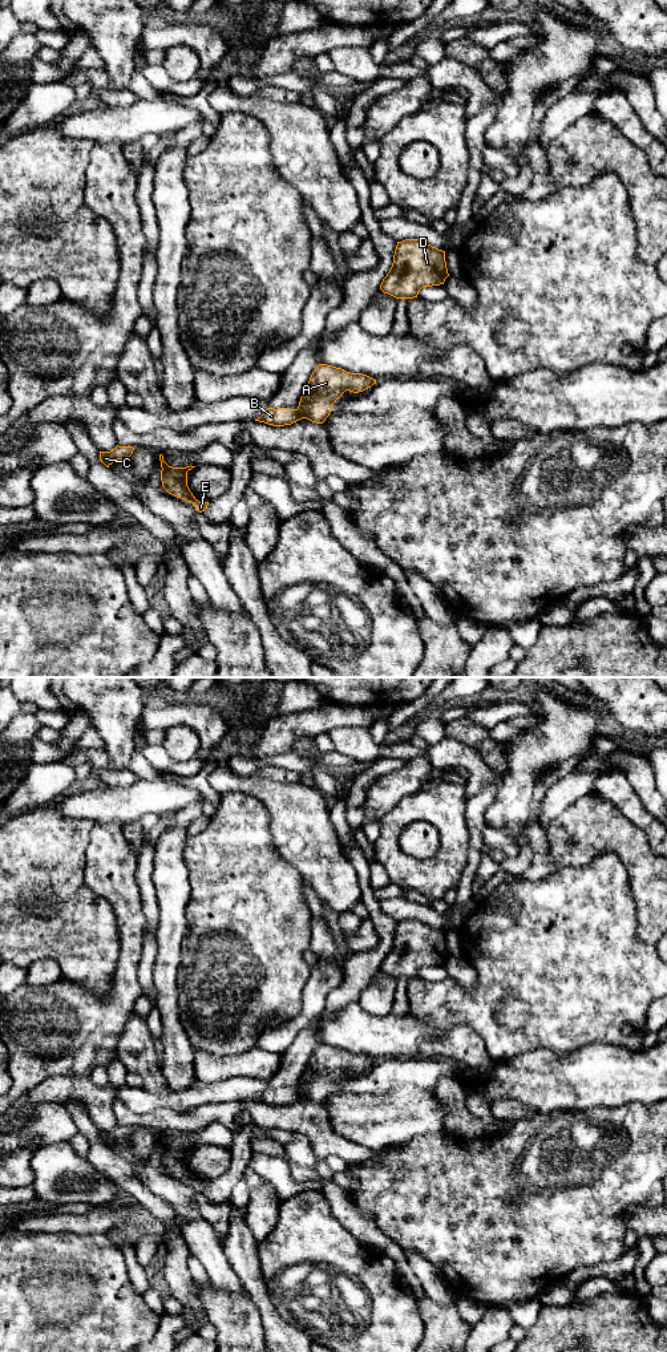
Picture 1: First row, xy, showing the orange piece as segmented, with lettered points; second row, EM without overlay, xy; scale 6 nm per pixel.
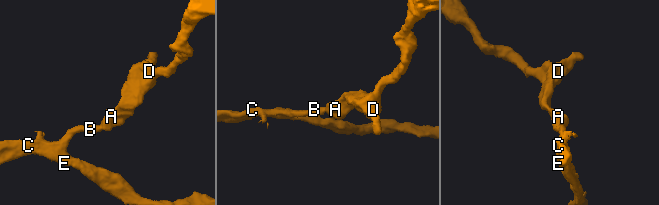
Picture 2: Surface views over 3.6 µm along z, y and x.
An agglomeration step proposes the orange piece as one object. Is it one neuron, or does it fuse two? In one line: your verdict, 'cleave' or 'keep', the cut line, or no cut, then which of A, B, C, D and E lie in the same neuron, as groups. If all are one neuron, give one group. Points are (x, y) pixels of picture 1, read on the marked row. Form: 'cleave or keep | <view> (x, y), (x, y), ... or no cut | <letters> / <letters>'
cleave | xy (296, 409), (303, 417) | A D / B C E

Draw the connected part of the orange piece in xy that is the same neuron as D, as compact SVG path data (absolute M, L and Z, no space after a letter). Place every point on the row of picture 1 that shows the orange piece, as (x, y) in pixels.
M405 239L397 242L392 267L383 279L380 290L396 299L413 299L417 297L423 287L444 284L448 276L445 251L432 247L419 239Z

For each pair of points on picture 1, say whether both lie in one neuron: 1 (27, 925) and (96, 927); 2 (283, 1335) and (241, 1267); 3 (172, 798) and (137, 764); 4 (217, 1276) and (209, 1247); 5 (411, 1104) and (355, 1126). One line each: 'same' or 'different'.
1: same
2: same
3: different
4: same
5: same

